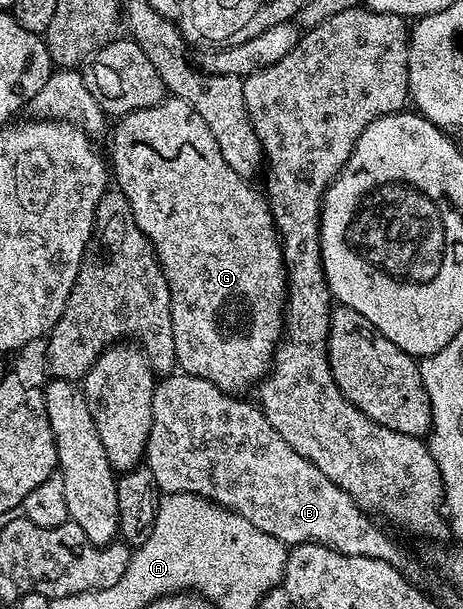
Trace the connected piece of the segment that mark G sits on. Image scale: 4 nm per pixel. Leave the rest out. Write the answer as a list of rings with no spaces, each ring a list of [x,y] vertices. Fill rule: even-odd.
[[[173,96],[162,99],[160,104],[152,108],[140,108],[131,114],[123,114],[113,123],[110,138],[109,161],[112,163],[112,178],[116,181],[117,189],[128,200],[132,216],[144,232],[144,236],[152,244],[154,255],[162,265],[166,283],[170,289],[170,315],[172,316],[172,336],[176,340],[177,369],[184,374],[191,374],[197,378],[208,380],[216,384],[225,394],[235,396],[245,395],[245,390],[253,391],[266,377],[270,363],[274,361],[274,352],[284,333],[284,311],[286,309],[286,262],[282,259],[282,243],[278,230],[274,227],[274,217],[270,211],[270,204],[261,193],[258,194],[250,187],[251,183],[241,174],[232,172],[228,164],[224,164],[224,156],[220,156],[220,144],[216,144],[216,136],[212,136],[208,124],[204,124],[200,112],[192,108],[184,100]]]

